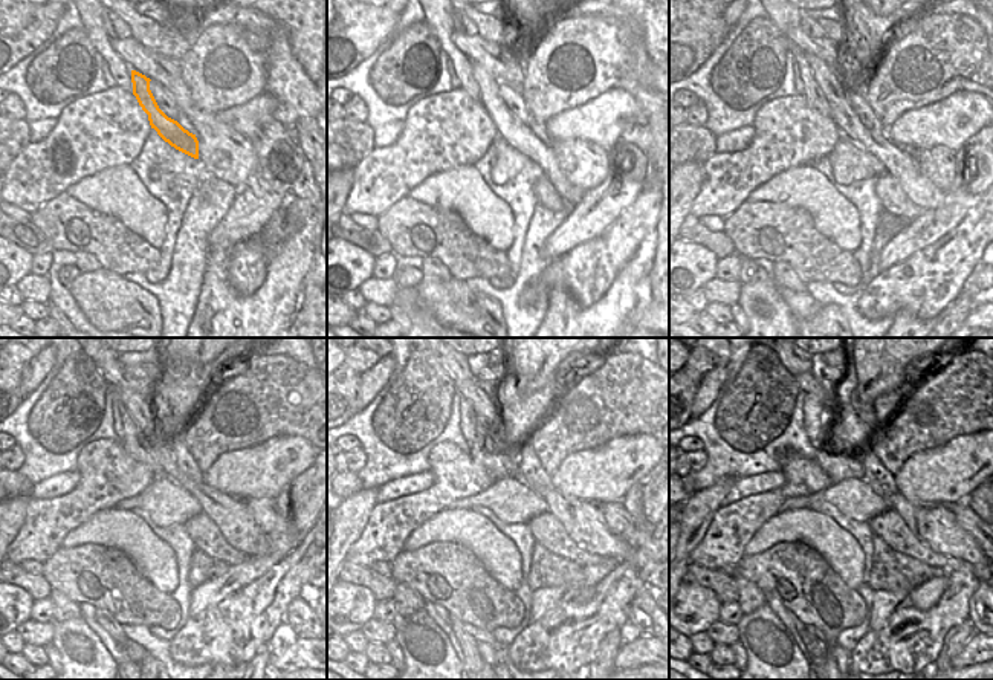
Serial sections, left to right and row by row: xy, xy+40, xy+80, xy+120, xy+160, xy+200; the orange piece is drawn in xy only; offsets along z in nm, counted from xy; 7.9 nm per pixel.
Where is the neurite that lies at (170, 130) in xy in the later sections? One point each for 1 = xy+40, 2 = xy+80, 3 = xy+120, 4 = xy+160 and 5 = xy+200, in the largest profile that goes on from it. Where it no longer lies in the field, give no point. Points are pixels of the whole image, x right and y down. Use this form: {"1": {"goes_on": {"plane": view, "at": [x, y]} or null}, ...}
{"1": {"goes_on": {"plane": "xy+40", "at": [509, 127]}}, "2": {"goes_on": {"plane": "xy+80", "at": [900, 162]}}, "3": {"goes_on": {"plane": "xy+120", "at": [232, 517]}}, "4": {"goes_on": {"plane": "xy+160", "at": [582, 520]}}, "5": {"goes_on": {"plane": "xy+200", "at": [935, 526]}}}

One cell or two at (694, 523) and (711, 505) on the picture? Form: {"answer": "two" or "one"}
{"answer": "one"}

